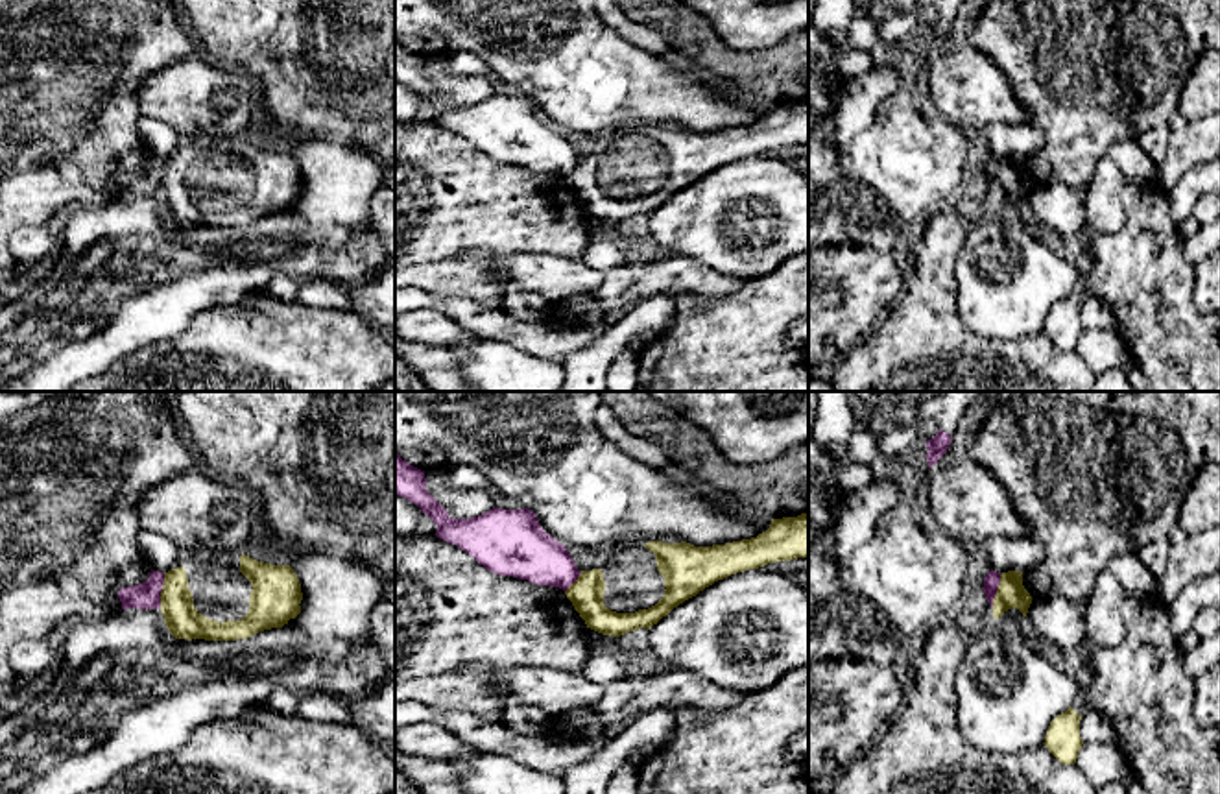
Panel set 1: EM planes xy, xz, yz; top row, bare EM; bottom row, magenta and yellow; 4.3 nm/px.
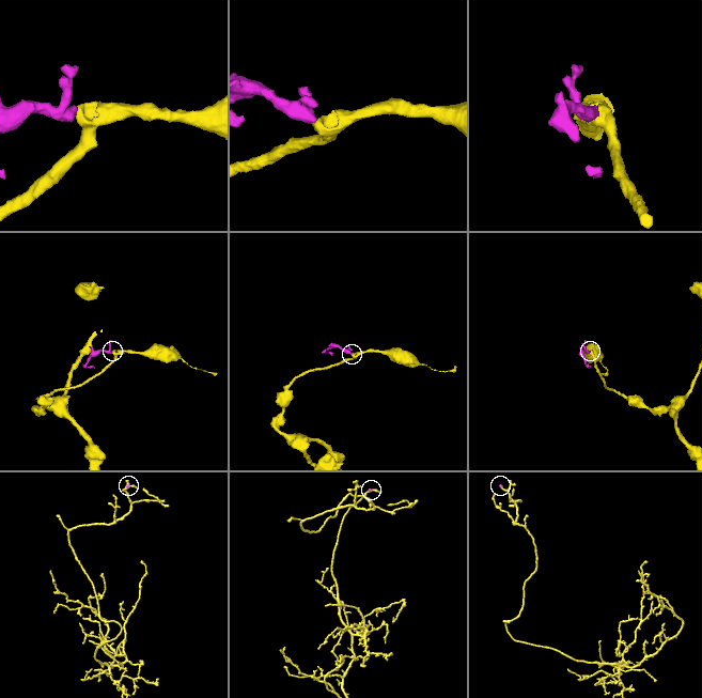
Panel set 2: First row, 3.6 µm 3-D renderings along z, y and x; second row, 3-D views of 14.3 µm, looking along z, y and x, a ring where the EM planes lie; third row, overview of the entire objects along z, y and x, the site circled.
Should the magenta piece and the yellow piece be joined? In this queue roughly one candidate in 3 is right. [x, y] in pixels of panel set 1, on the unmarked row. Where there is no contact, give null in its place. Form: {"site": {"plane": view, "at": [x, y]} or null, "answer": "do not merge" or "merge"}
{"site": {"plane": "xy", "at": [161, 176]}, "answer": "do not merge"}

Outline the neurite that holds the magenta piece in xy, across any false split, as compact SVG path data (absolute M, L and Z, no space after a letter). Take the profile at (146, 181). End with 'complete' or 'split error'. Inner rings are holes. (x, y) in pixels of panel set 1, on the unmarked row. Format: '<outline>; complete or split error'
M151 157L150 164L138 172L122 174L118 185L122 196L138 194L138 196L157 196L161 194L161 177L164 170L164 159Z; complete

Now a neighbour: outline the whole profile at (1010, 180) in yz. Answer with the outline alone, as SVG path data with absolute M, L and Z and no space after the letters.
M1019 157L1002 159L997 181L993 185L995 207L1011 194L1017 194L1026 203L1030 190L1032 183L1023 172L1023 159Z

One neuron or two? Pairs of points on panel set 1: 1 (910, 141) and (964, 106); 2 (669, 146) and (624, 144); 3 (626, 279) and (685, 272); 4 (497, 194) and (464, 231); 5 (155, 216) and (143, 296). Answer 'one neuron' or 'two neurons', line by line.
1: two neurons
2: one neuron
3: one neuron
4: one neuron
5: one neuron

